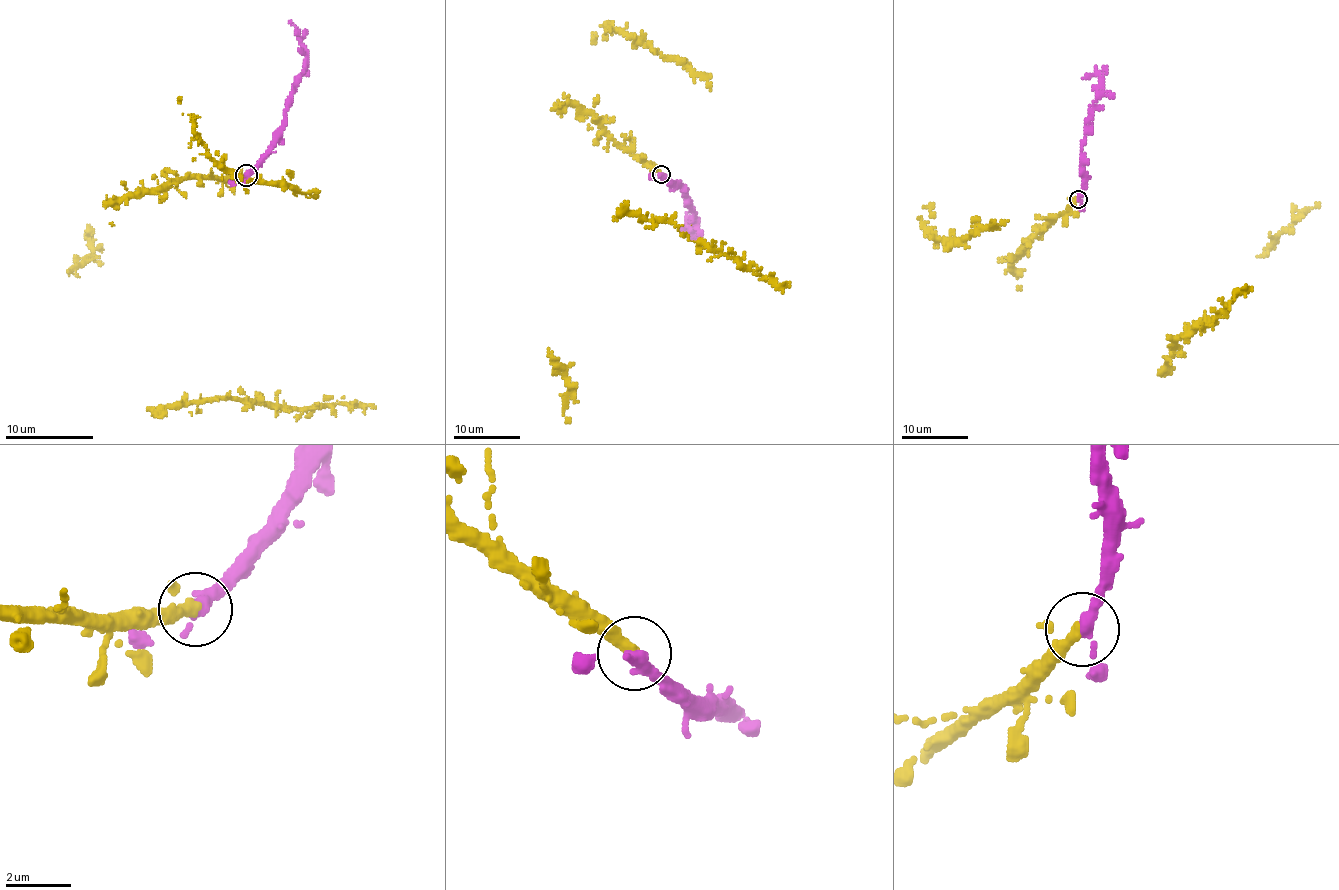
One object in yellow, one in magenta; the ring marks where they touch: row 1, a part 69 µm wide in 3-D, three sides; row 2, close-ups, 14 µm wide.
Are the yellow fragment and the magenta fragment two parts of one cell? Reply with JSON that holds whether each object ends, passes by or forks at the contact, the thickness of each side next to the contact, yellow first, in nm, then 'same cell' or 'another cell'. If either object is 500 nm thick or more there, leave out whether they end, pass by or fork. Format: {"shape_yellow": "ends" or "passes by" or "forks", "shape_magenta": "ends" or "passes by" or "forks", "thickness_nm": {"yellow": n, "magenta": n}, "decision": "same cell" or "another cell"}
{"shape_yellow": "passes by", "shape_magenta": "ends", "thickness_nm": {"yellow": 240, "magenta": 480}, "decision": "same cell"}

